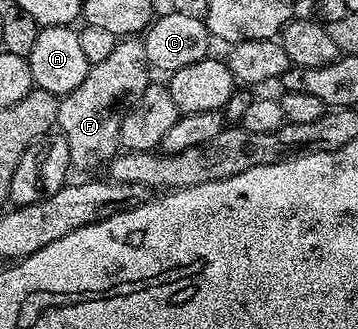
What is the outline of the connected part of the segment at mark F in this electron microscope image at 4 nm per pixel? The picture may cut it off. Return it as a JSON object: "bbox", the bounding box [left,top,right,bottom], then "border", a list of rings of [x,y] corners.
{"bbox":[57,36,149,171],"border":[[[128,36],[116,41],[113,52],[108,58],[101,60],[101,64],[88,69],[85,80],[81,80],[81,84],[77,84],[73,92],[60,97],[57,130],[65,136],[69,144],[71,165],[76,171],[95,170],[98,166],[106,167],[111,159],[120,153],[120,115],[117,111],[124,105],[123,97],[134,100],[141,92],[145,92],[149,84],[147,73],[149,67],[142,37]]]}

